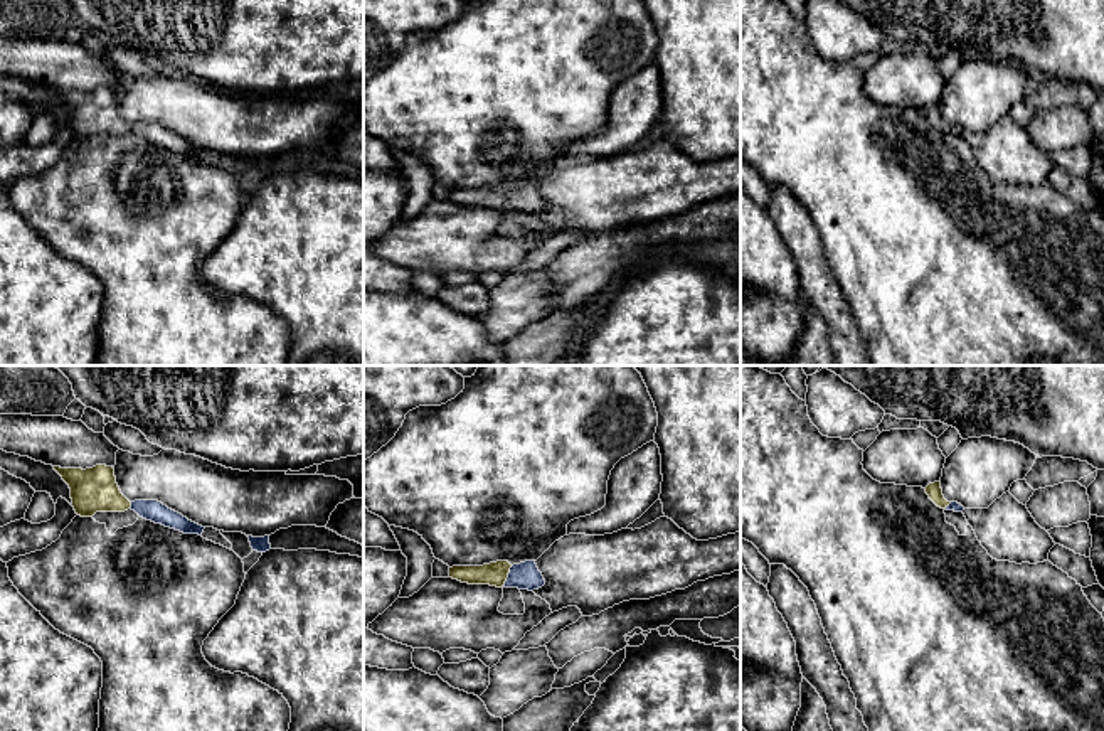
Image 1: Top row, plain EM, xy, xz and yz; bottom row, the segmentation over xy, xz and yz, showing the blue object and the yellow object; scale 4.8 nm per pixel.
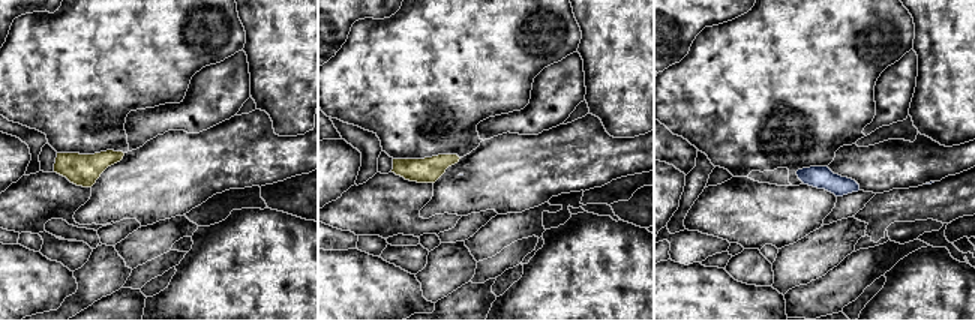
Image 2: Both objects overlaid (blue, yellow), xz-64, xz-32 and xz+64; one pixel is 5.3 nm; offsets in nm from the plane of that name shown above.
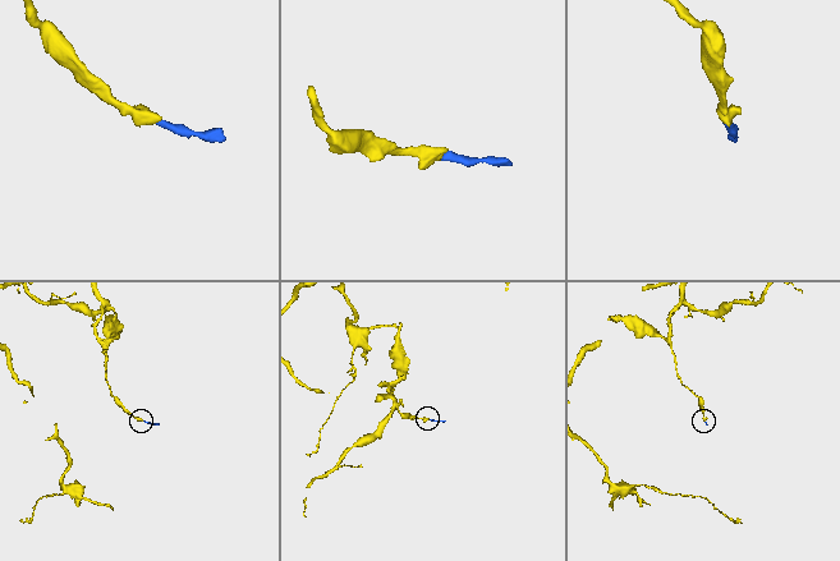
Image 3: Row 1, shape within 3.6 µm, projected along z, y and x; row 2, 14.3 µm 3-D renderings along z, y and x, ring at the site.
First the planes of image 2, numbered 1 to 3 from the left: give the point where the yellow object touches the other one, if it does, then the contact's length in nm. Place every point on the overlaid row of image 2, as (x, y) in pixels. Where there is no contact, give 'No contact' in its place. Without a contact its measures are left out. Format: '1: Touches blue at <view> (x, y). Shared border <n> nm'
1: No contact
2: No contact
3: No contact

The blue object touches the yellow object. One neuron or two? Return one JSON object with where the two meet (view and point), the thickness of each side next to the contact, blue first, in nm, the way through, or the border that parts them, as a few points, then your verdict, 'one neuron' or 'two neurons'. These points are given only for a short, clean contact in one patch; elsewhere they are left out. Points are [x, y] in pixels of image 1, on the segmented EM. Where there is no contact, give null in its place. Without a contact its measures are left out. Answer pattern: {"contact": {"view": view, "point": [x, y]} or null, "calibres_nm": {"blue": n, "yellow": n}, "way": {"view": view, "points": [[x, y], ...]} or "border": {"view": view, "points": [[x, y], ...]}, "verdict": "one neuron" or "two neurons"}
{"contact": {"view": "xz", "point": [509, 576]}, "calibres_nm": {"blue": 130, "yellow": 110}, "way": {"view": "xz", "points": [[525, 575], [509, 576], [495, 573]]}, "verdict": "one neuron"}

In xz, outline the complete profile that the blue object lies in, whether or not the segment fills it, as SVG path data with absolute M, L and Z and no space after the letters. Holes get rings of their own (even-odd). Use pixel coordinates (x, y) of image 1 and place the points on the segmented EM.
M496 561L483 566L453 566L449 578L468 584L490 584L496 588L539 590L545 584L535 561L510 564Z

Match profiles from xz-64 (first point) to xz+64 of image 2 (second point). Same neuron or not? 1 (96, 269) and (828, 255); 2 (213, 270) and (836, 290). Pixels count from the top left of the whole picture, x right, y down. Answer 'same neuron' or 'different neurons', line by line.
1: same neuron
2: different neurons

